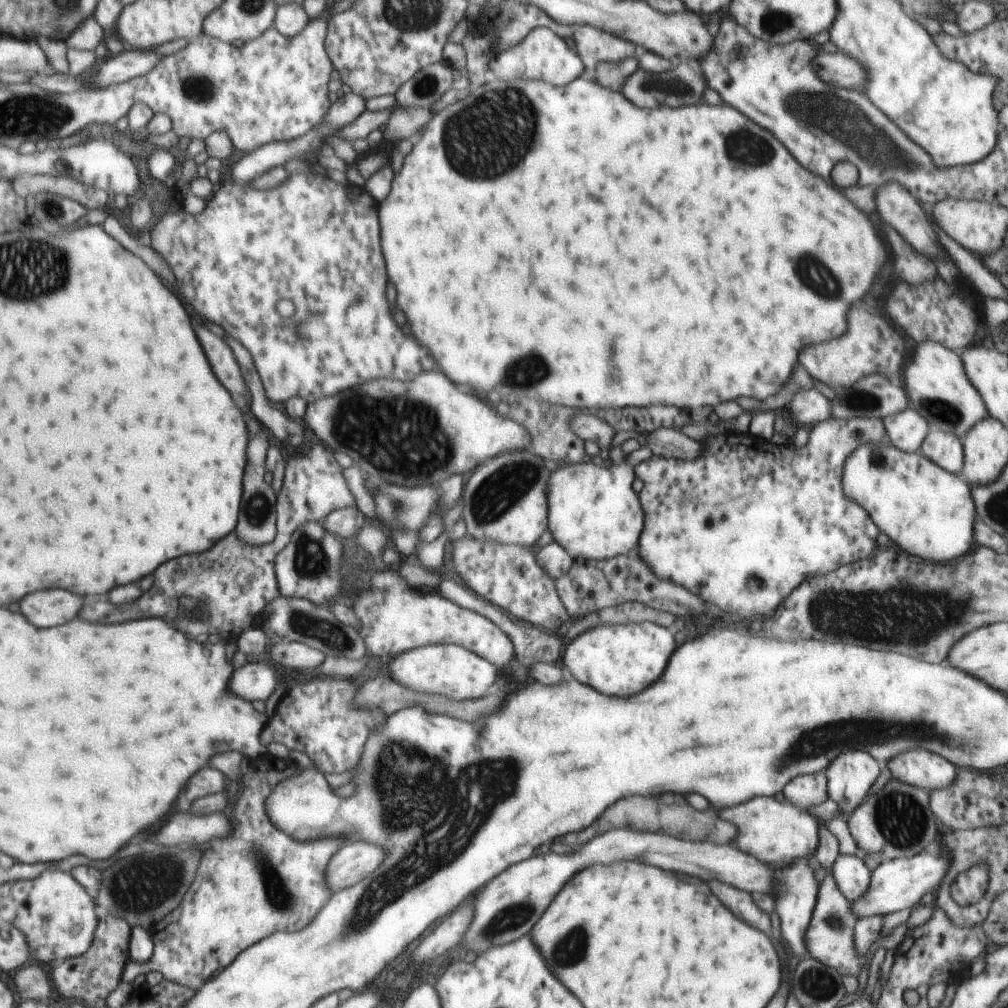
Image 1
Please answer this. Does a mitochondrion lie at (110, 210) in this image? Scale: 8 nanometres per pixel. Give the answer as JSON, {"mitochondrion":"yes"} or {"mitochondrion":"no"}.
{"mitochondrion":"no"}

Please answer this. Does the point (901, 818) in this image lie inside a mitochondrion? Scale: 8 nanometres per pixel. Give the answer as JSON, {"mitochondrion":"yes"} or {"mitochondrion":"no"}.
{"mitochondrion":"yes"}

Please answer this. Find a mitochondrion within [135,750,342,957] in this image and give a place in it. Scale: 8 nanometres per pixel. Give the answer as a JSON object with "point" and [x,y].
{"point":[257,857]}

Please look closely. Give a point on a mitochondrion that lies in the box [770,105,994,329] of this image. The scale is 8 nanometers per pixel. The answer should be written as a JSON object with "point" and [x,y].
{"point":[814,274]}

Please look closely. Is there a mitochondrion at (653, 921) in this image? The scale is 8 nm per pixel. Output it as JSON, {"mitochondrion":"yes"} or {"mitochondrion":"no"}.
{"mitochondrion":"no"}

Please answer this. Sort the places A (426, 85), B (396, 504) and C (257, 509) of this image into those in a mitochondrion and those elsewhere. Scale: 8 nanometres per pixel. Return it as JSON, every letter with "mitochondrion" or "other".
{"A":"mitochondrion","B":"mitochondrion","C":"mitochondrion"}

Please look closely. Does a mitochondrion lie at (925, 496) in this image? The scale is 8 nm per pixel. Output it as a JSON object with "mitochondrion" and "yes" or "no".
{"mitochondrion":"no"}

